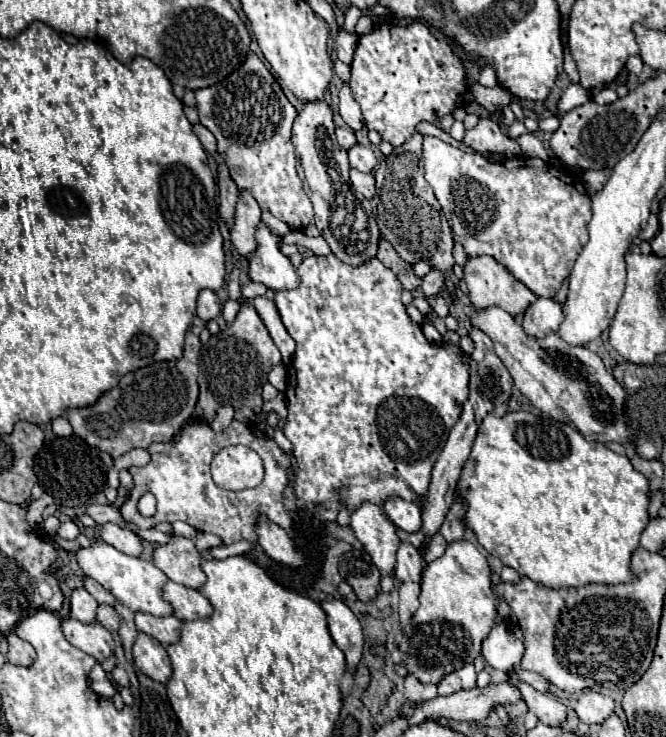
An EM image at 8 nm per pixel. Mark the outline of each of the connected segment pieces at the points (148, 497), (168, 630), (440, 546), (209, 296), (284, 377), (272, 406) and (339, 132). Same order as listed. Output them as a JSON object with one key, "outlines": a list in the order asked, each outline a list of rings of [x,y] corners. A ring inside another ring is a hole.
{"outlines":[[[[146,493],[142,496],[138,503],[139,512],[145,517],[151,517],[156,510],[156,499],[151,493]]],[[[138,611],[138,613],[134,615],[134,621],[136,621],[138,631],[144,631],[146,635],[152,635],[152,637],[158,639],[162,645],[172,645],[172,643],[176,643],[178,637],[180,637],[182,621],[176,619],[174,615],[170,615],[170,617],[154,617],[154,615],[150,615],[150,613]]],[[[436,533],[434,537],[432,537],[432,541],[430,541],[430,545],[428,545],[428,549],[426,549],[426,553],[424,553],[424,561],[426,563],[430,563],[430,561],[434,561],[434,559],[438,559],[438,557],[442,557],[442,553],[446,551],[446,541],[444,541],[444,537],[440,535],[440,533]]],[[[204,289],[200,291],[198,295],[198,305],[196,305],[196,315],[204,321],[210,321],[210,319],[216,319],[220,315],[220,299],[214,291],[210,289]]],[[[276,365],[276,367],[268,373],[268,379],[270,379],[270,383],[272,383],[278,391],[284,391],[286,385],[288,385],[288,371],[286,371],[286,365]]],[[[279,393],[278,396],[272,401],[265,401],[263,403],[262,410],[265,412],[270,412],[270,410],[274,411],[280,418],[285,419],[288,415],[285,395],[283,393]]],[[[336,127],[336,137],[338,137],[338,143],[340,147],[344,149],[350,149],[356,145],[356,135],[352,129],[344,129],[344,127]]]]}

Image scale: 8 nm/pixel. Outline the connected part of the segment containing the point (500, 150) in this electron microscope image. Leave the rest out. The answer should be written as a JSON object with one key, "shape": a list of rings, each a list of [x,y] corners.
{"shape":[[[480,119],[480,123],[474,129],[468,129],[464,133],[462,143],[478,153],[496,153],[496,155],[506,155],[508,159],[522,157],[518,143],[506,137],[500,125],[492,119]]]}

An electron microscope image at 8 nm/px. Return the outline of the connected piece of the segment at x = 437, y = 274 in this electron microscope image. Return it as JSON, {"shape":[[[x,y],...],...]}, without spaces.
{"shape":[[[432,269],[428,275],[422,279],[422,291],[426,297],[434,297],[444,285],[444,273],[440,269]]]}

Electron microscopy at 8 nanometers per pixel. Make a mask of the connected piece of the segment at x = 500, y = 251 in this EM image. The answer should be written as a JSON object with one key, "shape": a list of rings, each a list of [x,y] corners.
{"shape":[[[424,137],[424,177],[432,185],[438,203],[452,227],[454,241],[462,243],[466,255],[492,255],[508,267],[532,293],[554,297],[570,273],[572,263],[588,241],[588,223],[592,217],[590,197],[582,183],[554,169],[542,159],[528,159],[528,165],[518,165],[518,171],[506,171],[504,165],[488,163],[482,155],[468,155],[438,137]]]}

